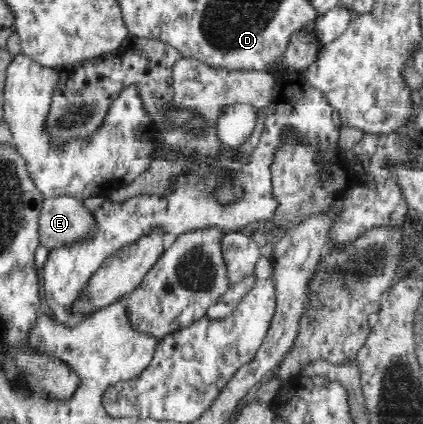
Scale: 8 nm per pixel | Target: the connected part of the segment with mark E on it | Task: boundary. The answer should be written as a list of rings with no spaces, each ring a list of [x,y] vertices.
[[[60,197],[52,200],[44,200],[38,216],[38,233],[40,244],[49,250],[70,245],[74,240],[87,238],[95,230],[93,213],[84,205],[84,201]]]

